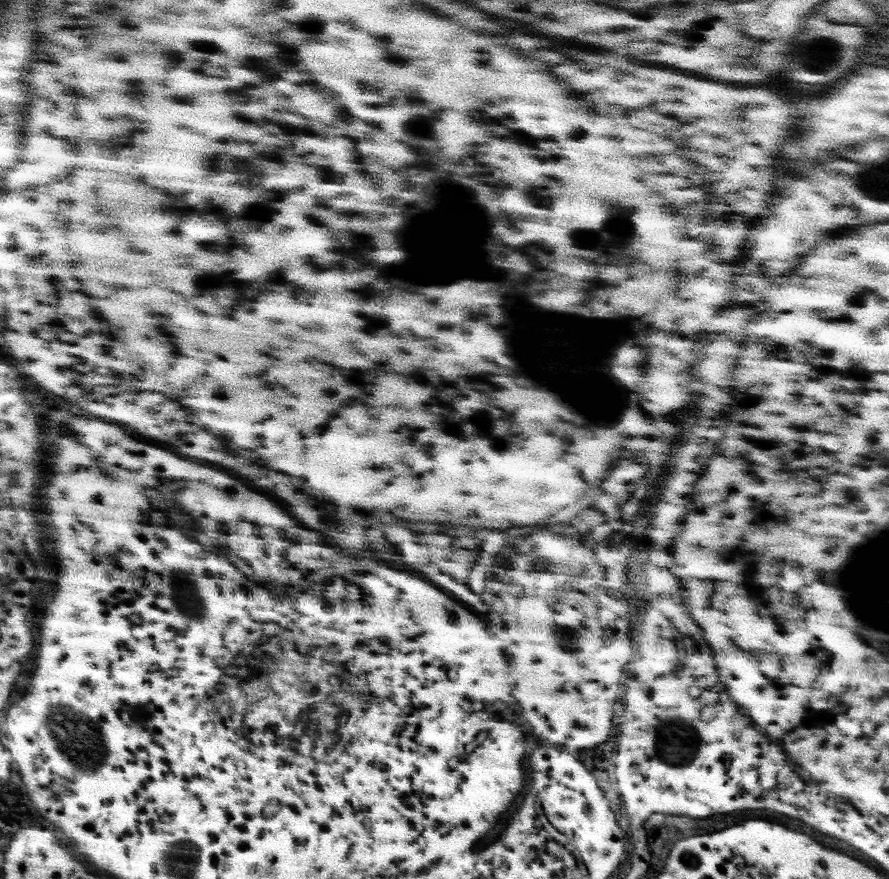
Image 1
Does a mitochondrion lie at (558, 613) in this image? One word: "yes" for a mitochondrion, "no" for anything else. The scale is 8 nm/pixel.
no

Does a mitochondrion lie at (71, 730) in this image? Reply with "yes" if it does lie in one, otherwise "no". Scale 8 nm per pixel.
yes

